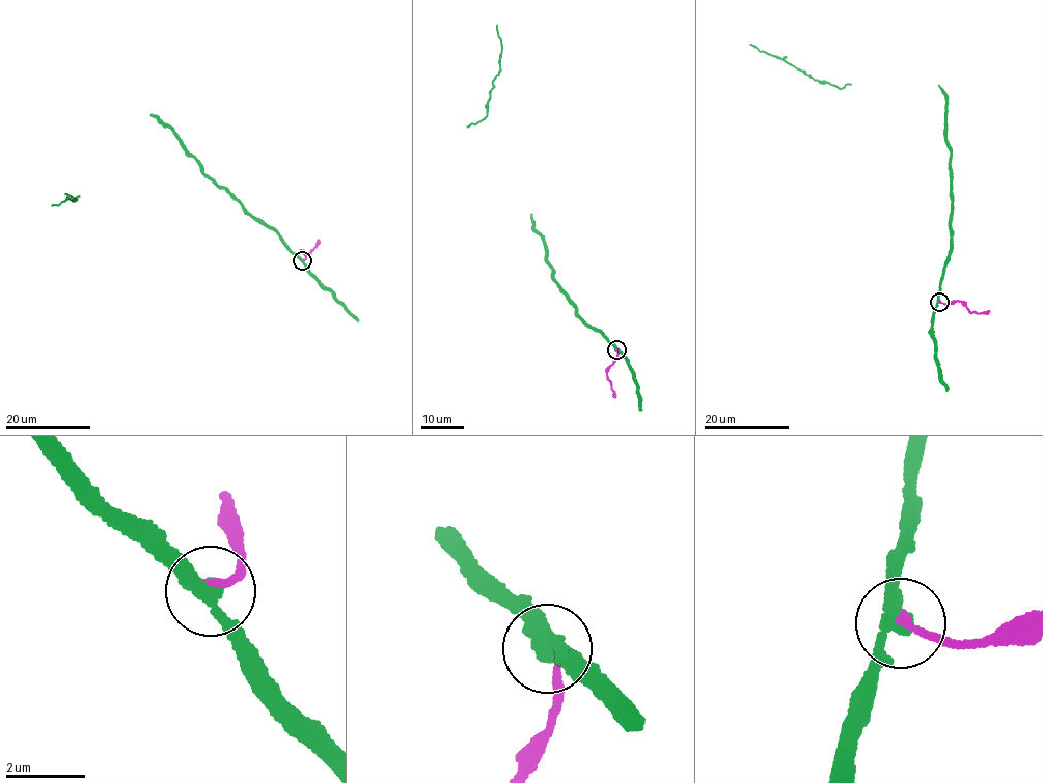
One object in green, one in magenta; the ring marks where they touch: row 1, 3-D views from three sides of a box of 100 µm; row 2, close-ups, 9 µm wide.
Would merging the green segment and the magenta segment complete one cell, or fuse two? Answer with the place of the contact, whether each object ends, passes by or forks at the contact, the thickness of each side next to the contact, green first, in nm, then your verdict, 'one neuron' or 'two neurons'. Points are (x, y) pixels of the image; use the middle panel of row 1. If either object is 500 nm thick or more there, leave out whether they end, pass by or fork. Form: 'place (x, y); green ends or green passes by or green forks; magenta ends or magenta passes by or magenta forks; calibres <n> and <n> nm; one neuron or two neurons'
place (616, 350); green passes by; magenta ends; calibres 360 and 200 nm; two neurons

